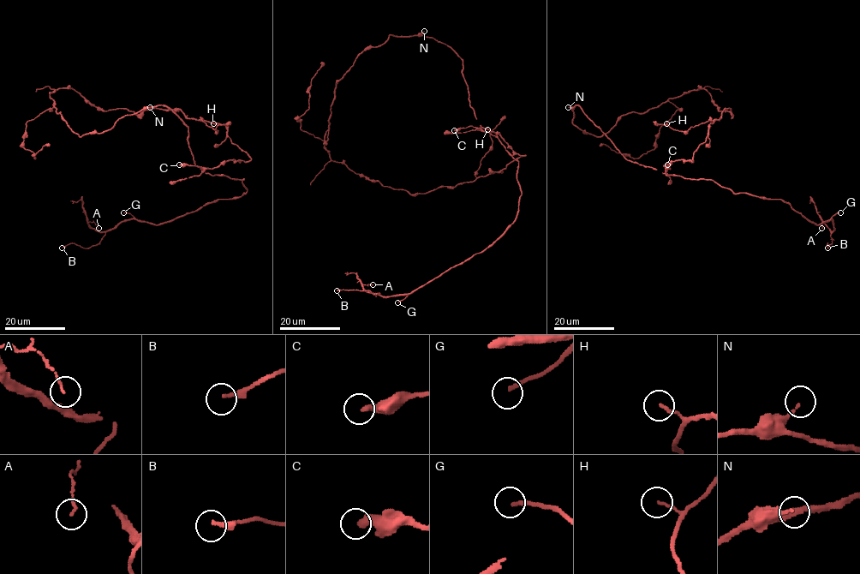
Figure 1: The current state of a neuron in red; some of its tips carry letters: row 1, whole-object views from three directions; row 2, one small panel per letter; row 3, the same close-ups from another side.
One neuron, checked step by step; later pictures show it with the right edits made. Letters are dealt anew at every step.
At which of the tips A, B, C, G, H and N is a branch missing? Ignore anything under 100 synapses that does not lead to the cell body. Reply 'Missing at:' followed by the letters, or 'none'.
Missing at: G

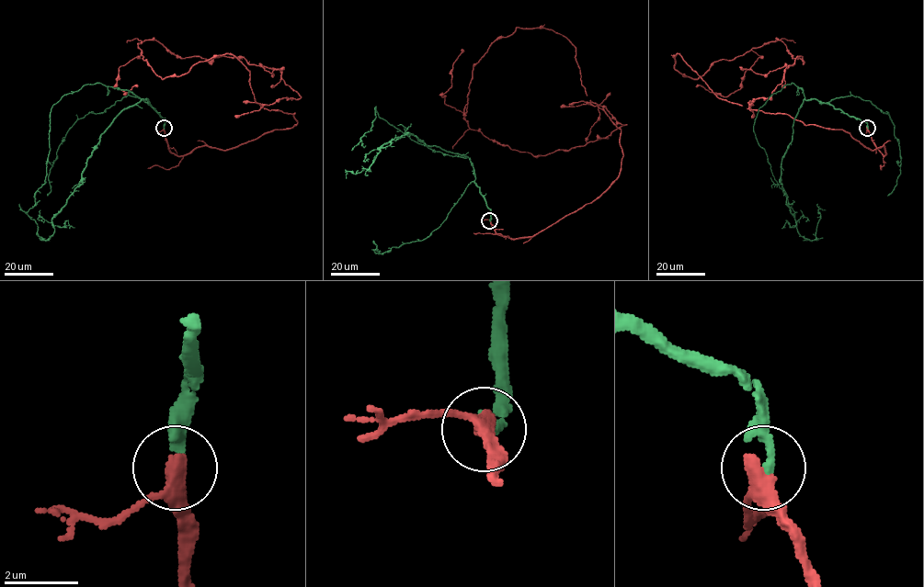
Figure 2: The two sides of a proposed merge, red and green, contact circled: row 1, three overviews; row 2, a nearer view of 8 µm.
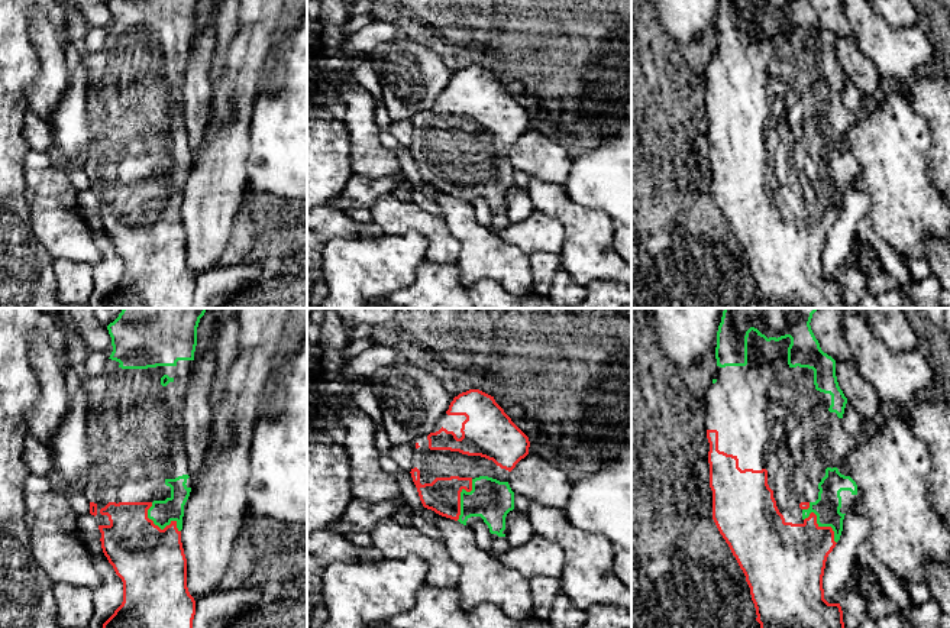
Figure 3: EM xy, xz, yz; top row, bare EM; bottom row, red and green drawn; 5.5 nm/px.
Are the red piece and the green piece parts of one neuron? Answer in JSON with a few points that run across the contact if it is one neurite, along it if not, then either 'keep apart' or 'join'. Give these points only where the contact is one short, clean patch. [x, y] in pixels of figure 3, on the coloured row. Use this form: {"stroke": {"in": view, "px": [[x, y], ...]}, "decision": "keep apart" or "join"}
{"decision": "join"}

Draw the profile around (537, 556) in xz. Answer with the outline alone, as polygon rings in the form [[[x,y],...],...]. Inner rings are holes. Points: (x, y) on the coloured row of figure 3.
[[[536,534],[523,546],[510,547],[497,559],[527,579],[537,574],[560,579],[563,570],[563,550],[556,543]]]

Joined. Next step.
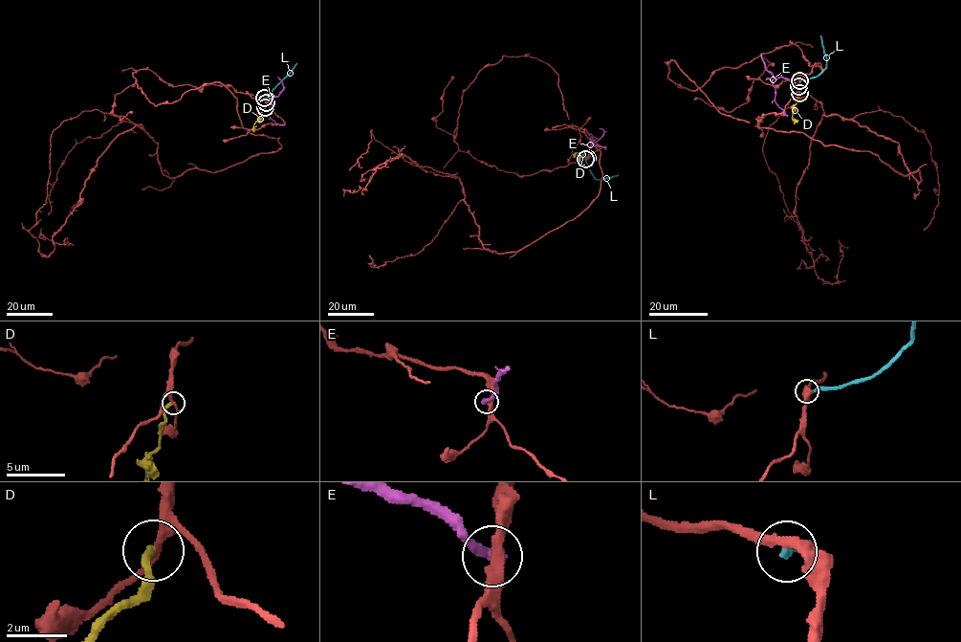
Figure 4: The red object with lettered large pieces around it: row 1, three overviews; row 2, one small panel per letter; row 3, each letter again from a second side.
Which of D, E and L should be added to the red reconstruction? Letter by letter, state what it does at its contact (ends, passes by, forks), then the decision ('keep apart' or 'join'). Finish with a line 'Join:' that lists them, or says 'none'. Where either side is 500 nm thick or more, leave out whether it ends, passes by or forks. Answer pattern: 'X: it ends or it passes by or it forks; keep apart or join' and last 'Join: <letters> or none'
D: it ends; keep apart
E: it ends; keep apart
L: it ends; keep apart
Join: none

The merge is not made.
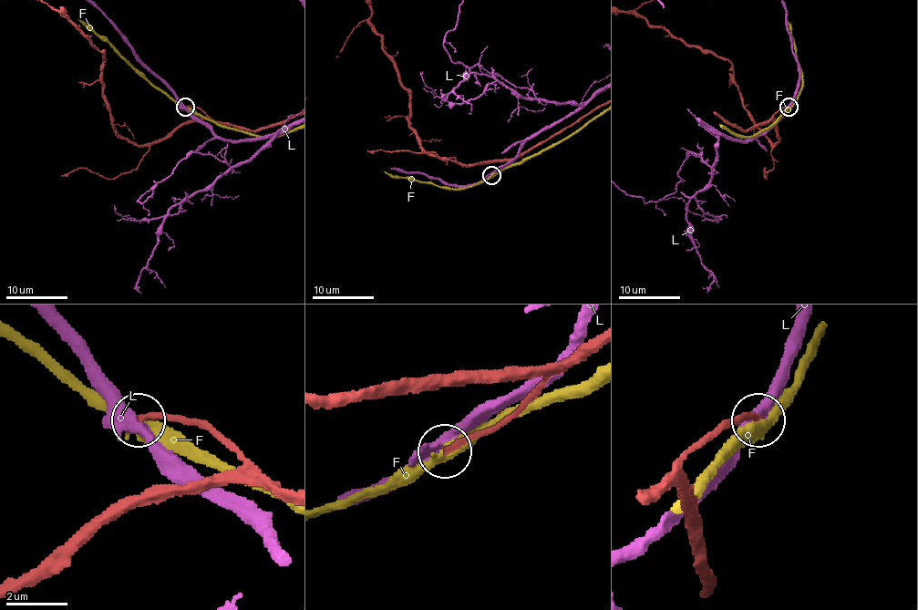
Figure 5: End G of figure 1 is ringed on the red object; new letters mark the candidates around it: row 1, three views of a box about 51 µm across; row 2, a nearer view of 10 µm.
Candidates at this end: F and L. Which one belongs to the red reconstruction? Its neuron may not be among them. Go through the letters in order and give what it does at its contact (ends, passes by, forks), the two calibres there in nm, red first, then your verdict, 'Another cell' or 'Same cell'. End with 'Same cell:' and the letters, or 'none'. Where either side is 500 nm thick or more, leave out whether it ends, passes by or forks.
F: It passes by. Thickness 220 nm (red) against 420 nm. Another cell
L: It forks there. Thickness 200 nm (red) against 320 nm. Another cell
Same cell: none

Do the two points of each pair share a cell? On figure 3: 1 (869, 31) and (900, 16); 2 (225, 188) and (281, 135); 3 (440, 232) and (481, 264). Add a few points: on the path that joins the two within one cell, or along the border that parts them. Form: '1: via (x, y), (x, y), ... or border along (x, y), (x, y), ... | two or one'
1: border along (878, 15), (895, 28), (914, 26) | two
2: border along (249, 135), (246, 185) | two
3: border along (442, 216), (458, 242), (458, 262) | two

